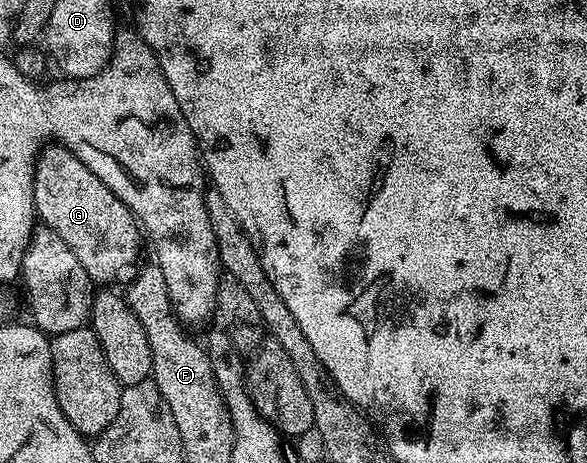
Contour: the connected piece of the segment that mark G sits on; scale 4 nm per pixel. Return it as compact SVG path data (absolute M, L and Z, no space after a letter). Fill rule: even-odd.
M49 142L42 147L35 157L33 166L33 211L43 219L44 227L55 230L71 250L79 262L83 262L83 270L87 270L89 279L97 286L125 286L138 275L137 247L143 240L143 232L129 207L119 199L71 150L60 142Z

